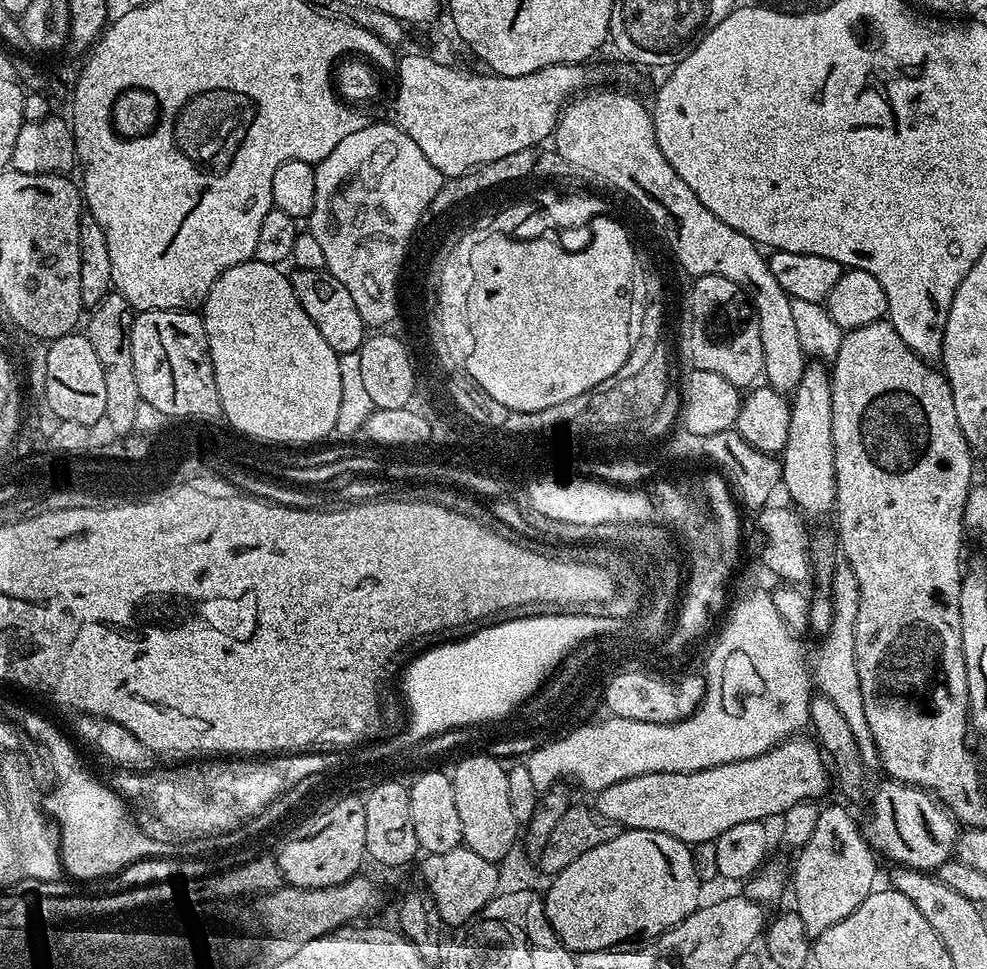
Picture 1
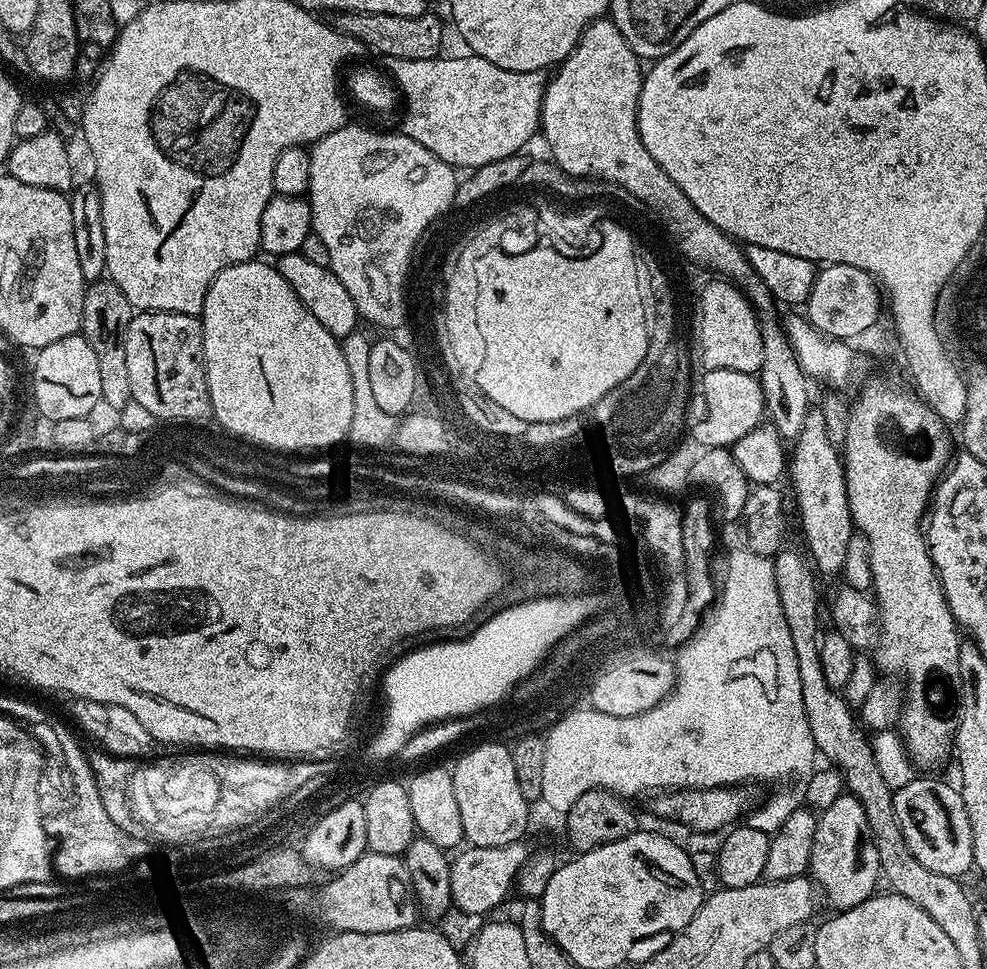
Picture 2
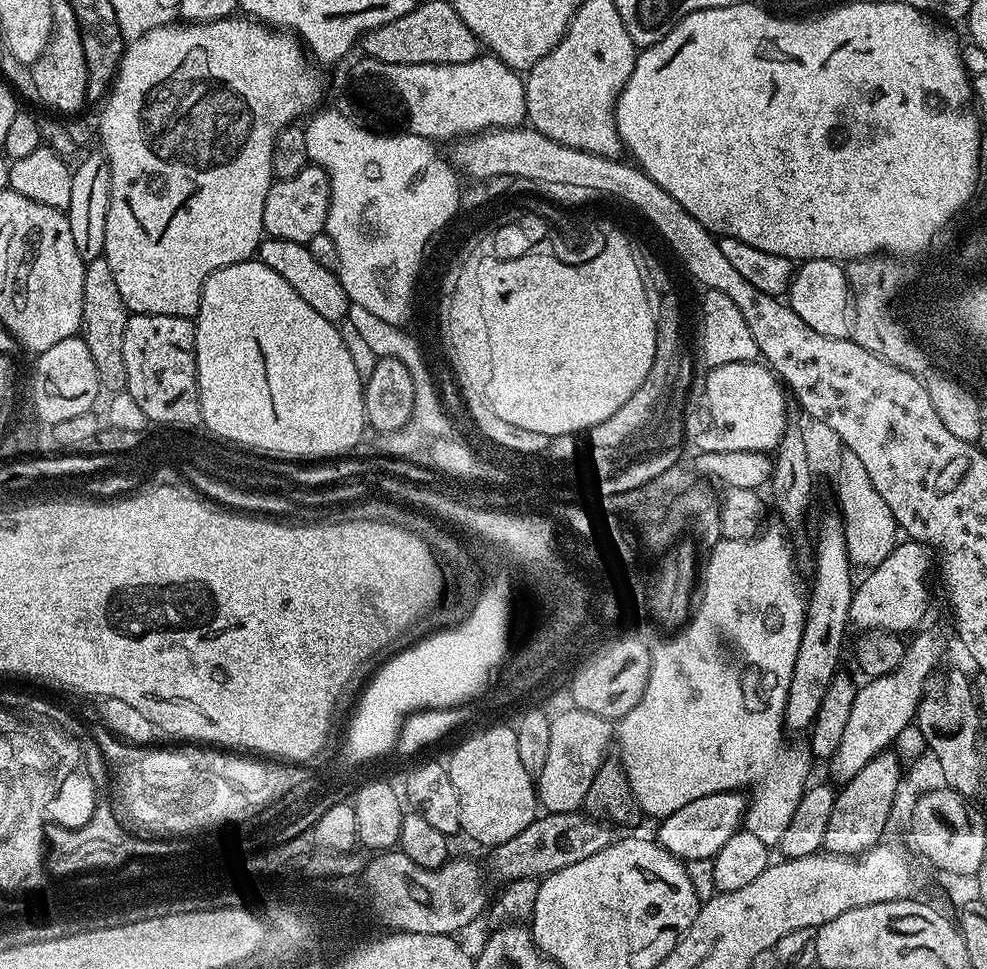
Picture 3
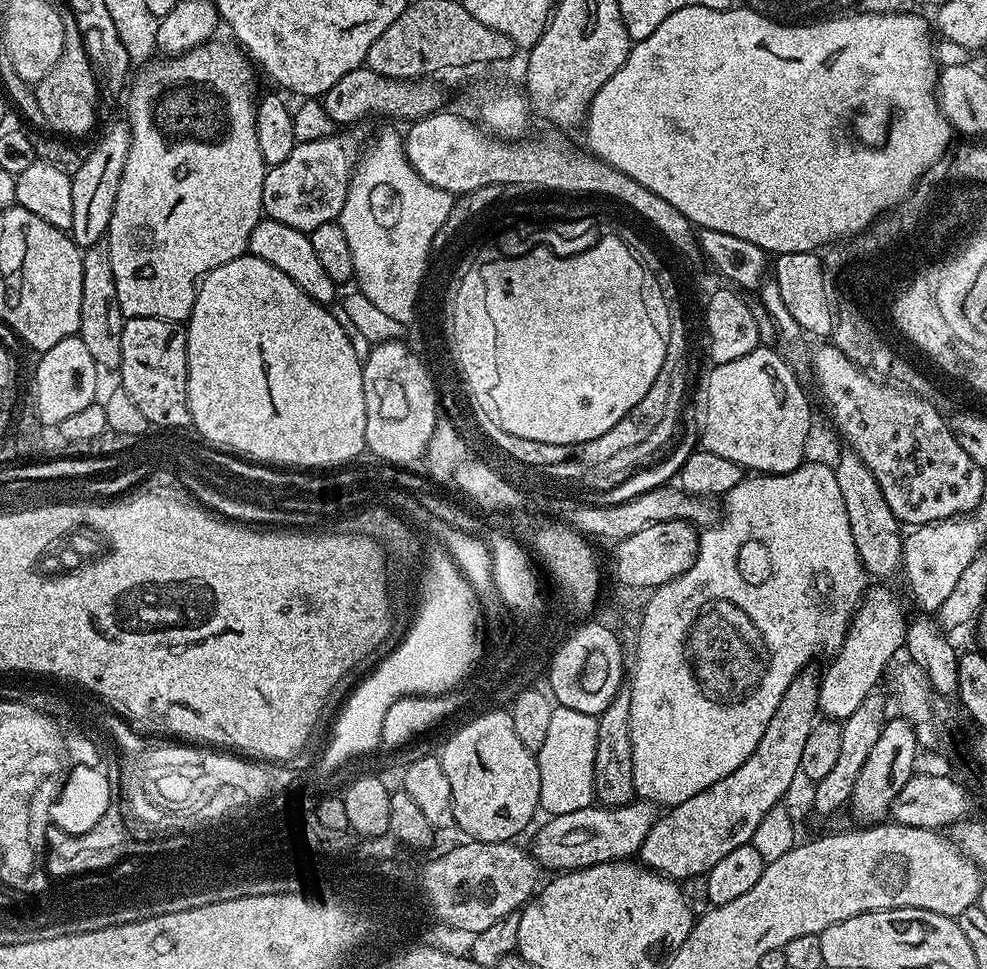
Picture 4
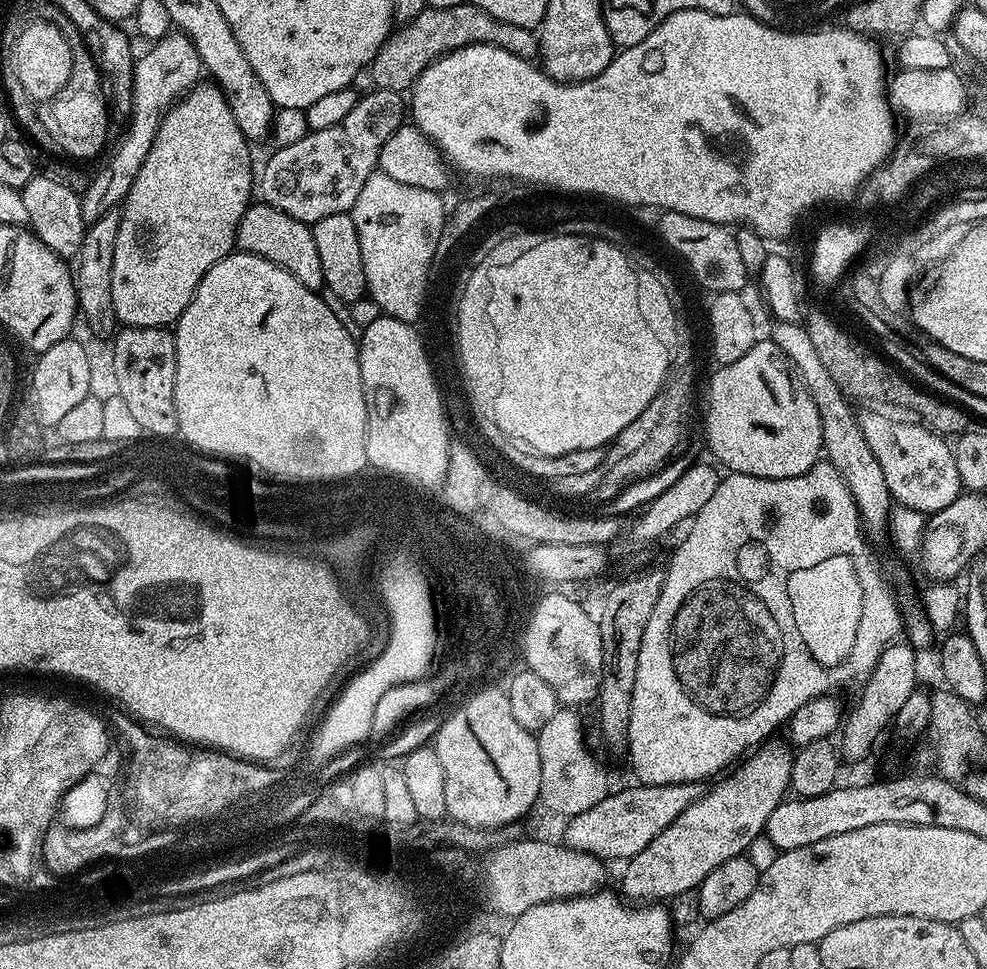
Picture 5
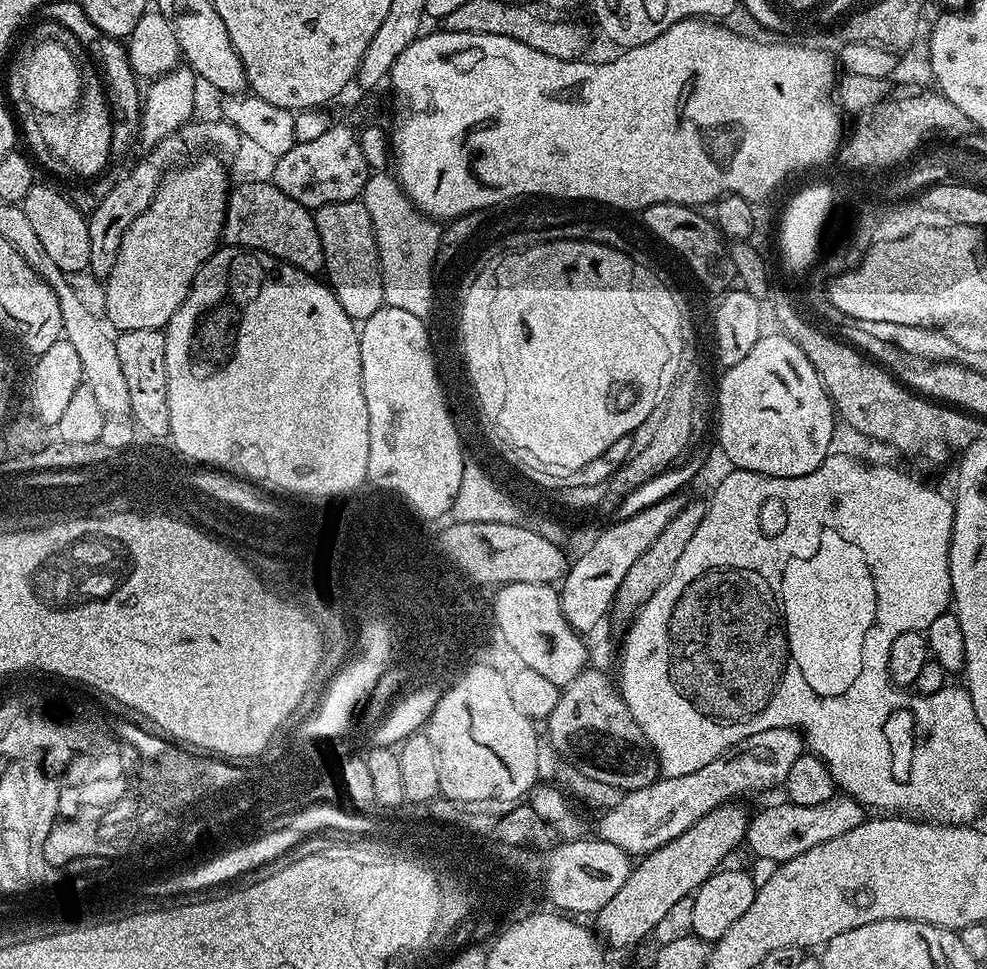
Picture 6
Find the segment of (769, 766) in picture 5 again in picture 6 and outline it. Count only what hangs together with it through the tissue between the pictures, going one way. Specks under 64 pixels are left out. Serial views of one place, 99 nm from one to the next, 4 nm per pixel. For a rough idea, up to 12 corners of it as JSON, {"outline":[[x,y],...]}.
{"outline":[[729,802],[635,861],[594,916],[609,949],[649,939],[745,843]]}

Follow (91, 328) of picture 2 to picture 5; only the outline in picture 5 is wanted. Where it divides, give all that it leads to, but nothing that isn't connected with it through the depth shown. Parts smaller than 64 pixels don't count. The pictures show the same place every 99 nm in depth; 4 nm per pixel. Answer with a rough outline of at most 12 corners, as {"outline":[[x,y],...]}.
{"outline":[[120,212],[84,230],[74,260],[79,315],[117,331],[112,275]]}

